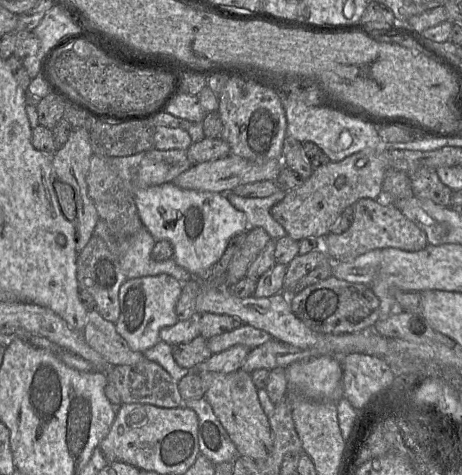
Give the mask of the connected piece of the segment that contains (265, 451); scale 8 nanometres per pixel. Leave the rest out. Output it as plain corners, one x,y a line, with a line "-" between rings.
242,369
232,373
200,372
205,382
204,398
213,408
214,414
226,430
229,438
237,448
239,456
253,459
264,459
272,450
273,439
270,423
257,394
251,373

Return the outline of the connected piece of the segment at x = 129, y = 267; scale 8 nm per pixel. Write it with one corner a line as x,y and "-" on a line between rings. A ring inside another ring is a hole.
104,221
97,222
95,231
118,256
122,272
127,279
168,274
185,283
192,278
192,275
172,258
163,261
155,261
152,258
151,253
156,240
145,226
129,240
120,241
120,248
119,241
109,231

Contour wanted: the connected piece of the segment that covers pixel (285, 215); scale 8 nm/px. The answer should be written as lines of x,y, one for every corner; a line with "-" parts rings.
387,147
364,149
341,161
328,161
315,166
311,176
271,208
272,217
282,225
288,236
300,241
314,236
322,239
331,232
332,226
343,211
362,198
377,199
382,193
385,173
389,169

